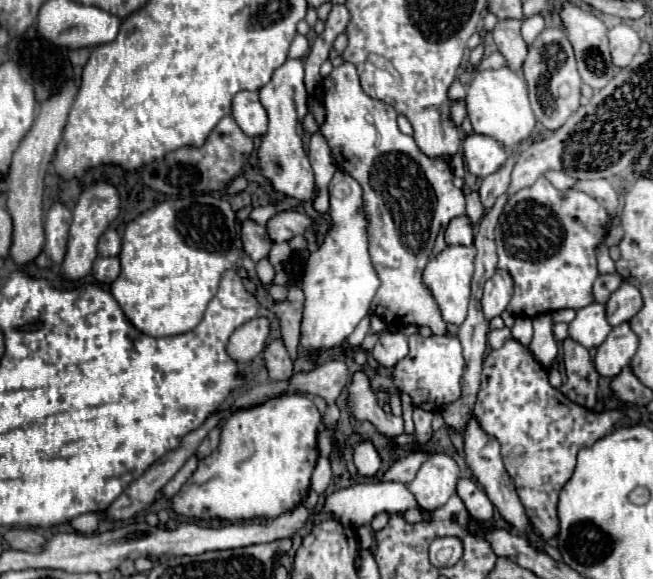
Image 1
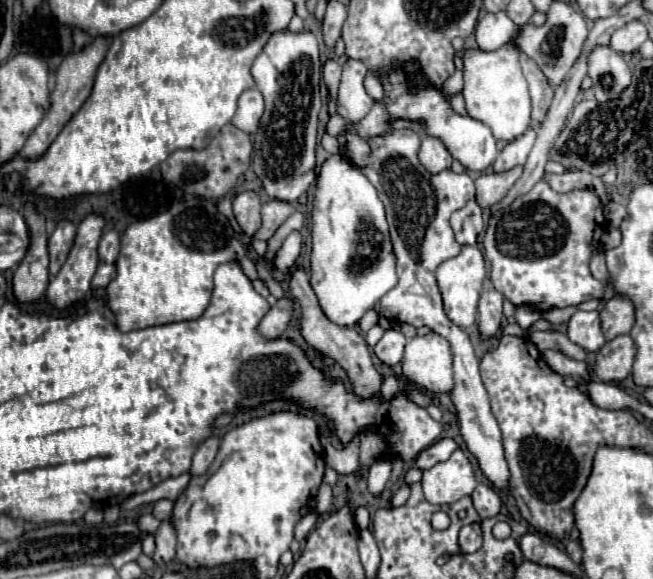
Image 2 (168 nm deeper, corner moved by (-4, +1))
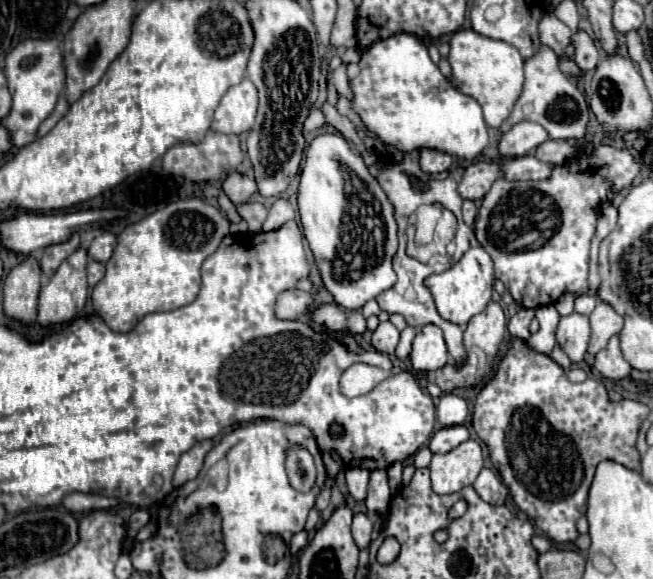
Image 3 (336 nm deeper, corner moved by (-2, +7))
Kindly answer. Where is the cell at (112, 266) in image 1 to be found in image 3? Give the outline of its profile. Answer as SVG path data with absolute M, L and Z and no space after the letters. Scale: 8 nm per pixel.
M89 259L89 263L87 263L87 283L89 283L89 287L95 287L97 281L99 281L103 275L105 275L105 267L103 267L101 263Z

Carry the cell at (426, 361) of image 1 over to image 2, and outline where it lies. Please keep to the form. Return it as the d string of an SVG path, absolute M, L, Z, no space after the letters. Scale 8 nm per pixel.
M415 335L405 345L401 365L403 375L417 387L441 395L453 391L453 355L449 341L445 341L441 335Z

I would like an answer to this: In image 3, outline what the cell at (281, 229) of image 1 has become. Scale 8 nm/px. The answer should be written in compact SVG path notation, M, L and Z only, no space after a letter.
M243 203L243 205L237 205L235 209L247 221L251 233L259 233L261 231L263 221L267 219L265 205L261 205L261 203Z

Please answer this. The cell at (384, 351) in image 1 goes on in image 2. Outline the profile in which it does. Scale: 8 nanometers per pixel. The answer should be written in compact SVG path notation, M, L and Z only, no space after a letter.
M387 329L385 335L381 337L381 341L375 345L375 355L389 367L397 365L403 359L403 349L405 349L405 335L397 329Z

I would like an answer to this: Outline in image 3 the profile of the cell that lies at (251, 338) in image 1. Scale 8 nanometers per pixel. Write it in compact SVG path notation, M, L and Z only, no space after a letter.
M285 291L277 299L275 313L279 319L299 319L313 307L313 295L305 291Z

